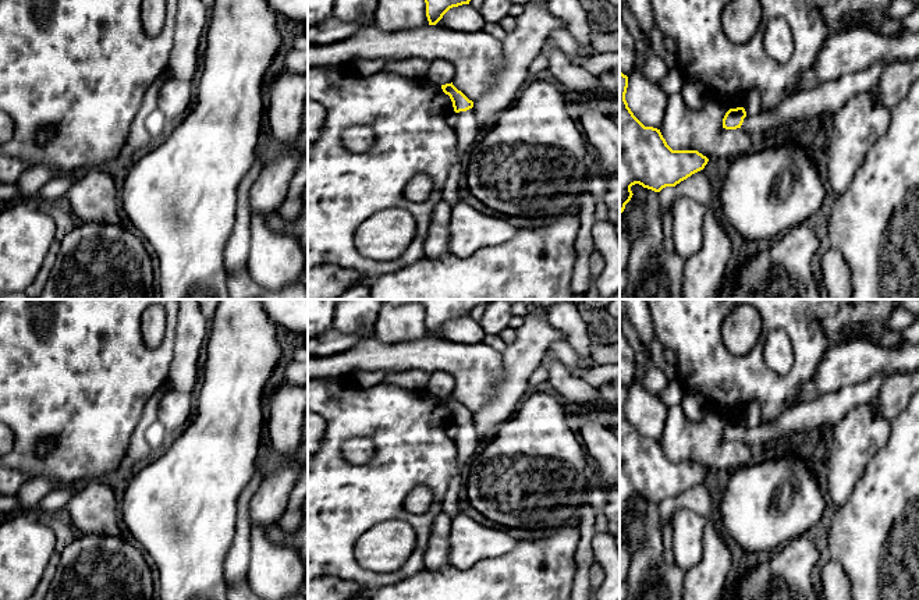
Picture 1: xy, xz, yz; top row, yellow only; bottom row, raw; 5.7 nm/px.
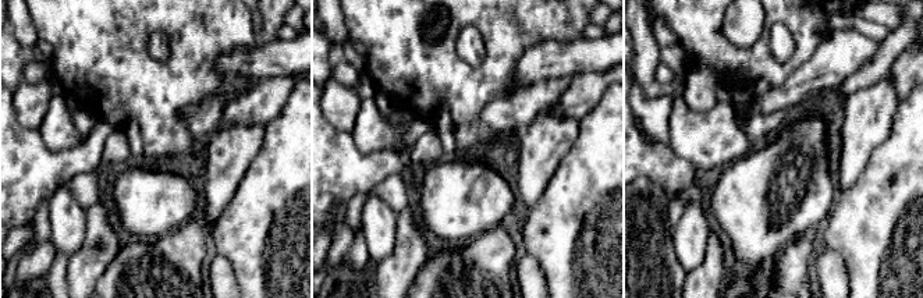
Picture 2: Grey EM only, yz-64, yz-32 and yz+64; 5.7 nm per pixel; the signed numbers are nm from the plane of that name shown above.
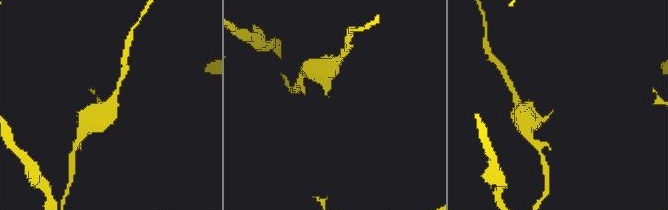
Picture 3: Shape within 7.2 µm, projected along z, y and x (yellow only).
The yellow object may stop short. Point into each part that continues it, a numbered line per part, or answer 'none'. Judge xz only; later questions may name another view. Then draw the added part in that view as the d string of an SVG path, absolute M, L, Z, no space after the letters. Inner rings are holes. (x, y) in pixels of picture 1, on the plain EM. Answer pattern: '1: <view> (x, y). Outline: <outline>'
1: xz (467, 441). Outline: M472 420L458 425L458 436L455 437L455 444L458 469L451 479L443 500L443 511L450 518L454 518L460 514L460 493L462 489L461 471L468 466L469 461L479 451L480 447L476 429Z

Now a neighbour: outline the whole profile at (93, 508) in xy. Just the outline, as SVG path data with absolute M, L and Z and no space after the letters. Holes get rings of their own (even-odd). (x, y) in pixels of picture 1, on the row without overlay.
M104 479L88 480L78 486L63 515L81 535L125 537L120 501Z

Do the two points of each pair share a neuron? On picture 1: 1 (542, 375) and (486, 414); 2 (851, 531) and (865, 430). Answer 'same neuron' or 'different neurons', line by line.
1: different neurons
2: different neurons

